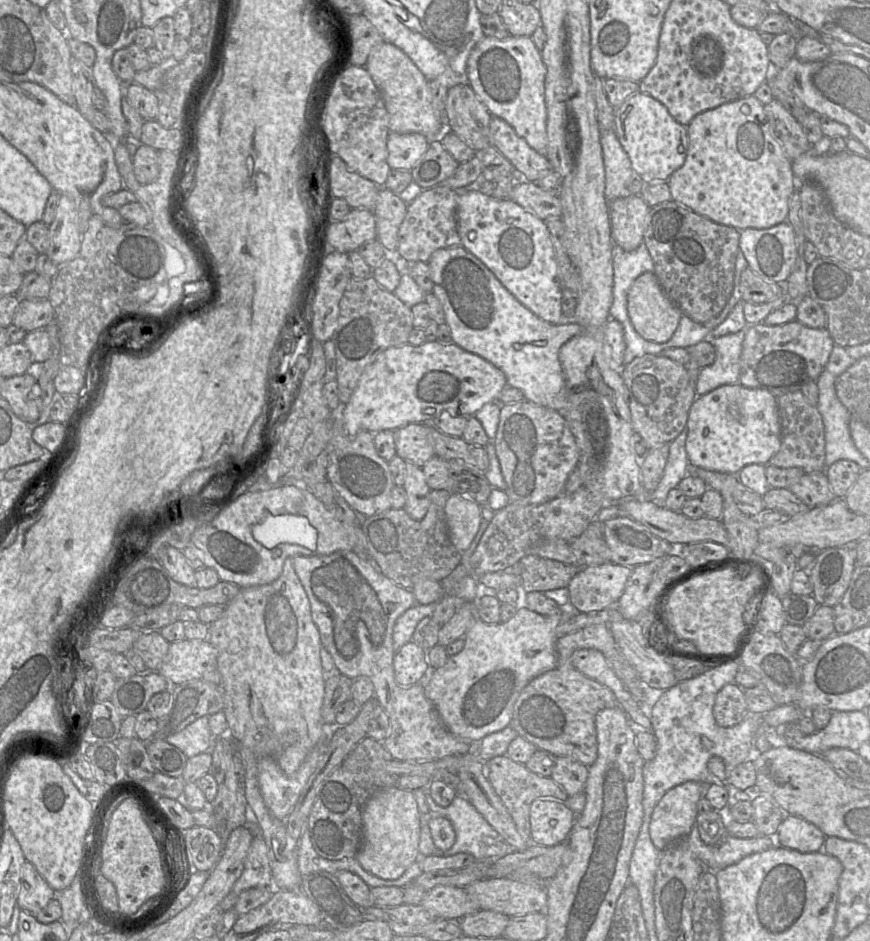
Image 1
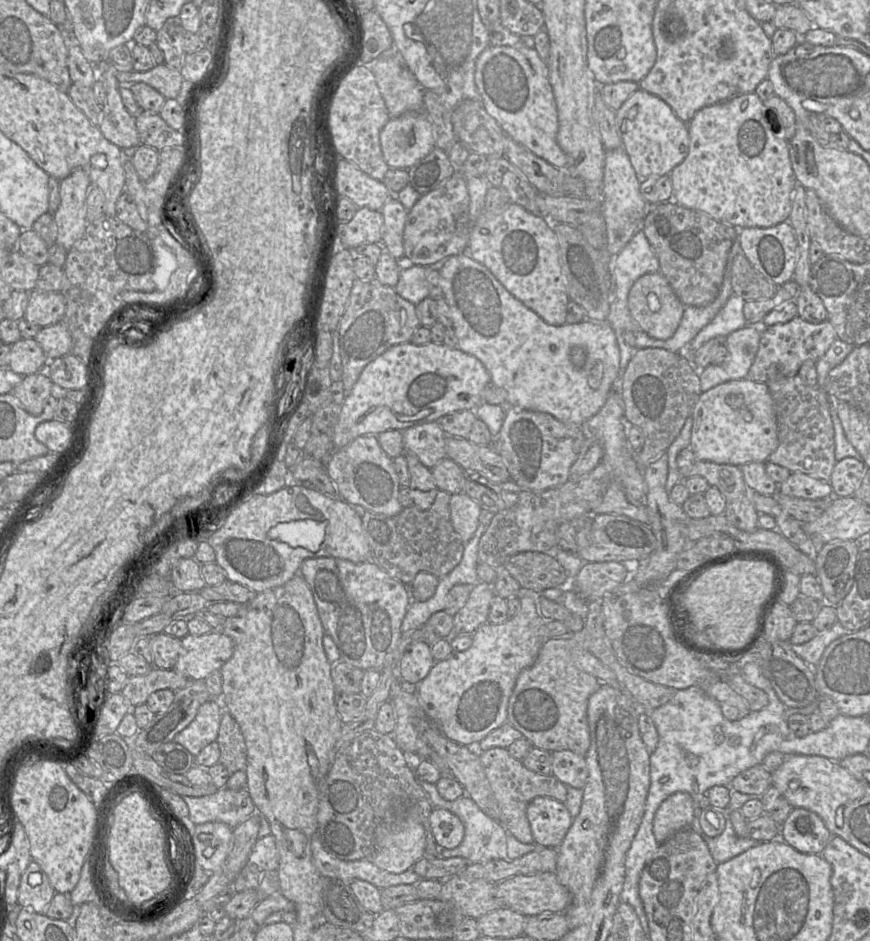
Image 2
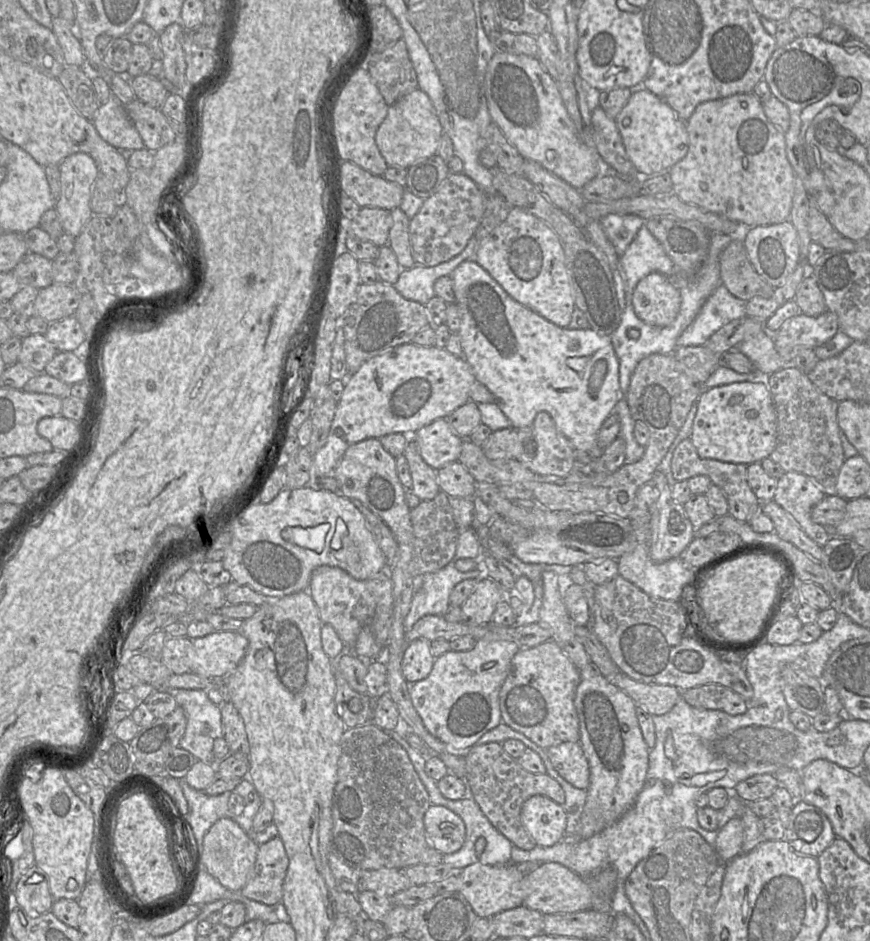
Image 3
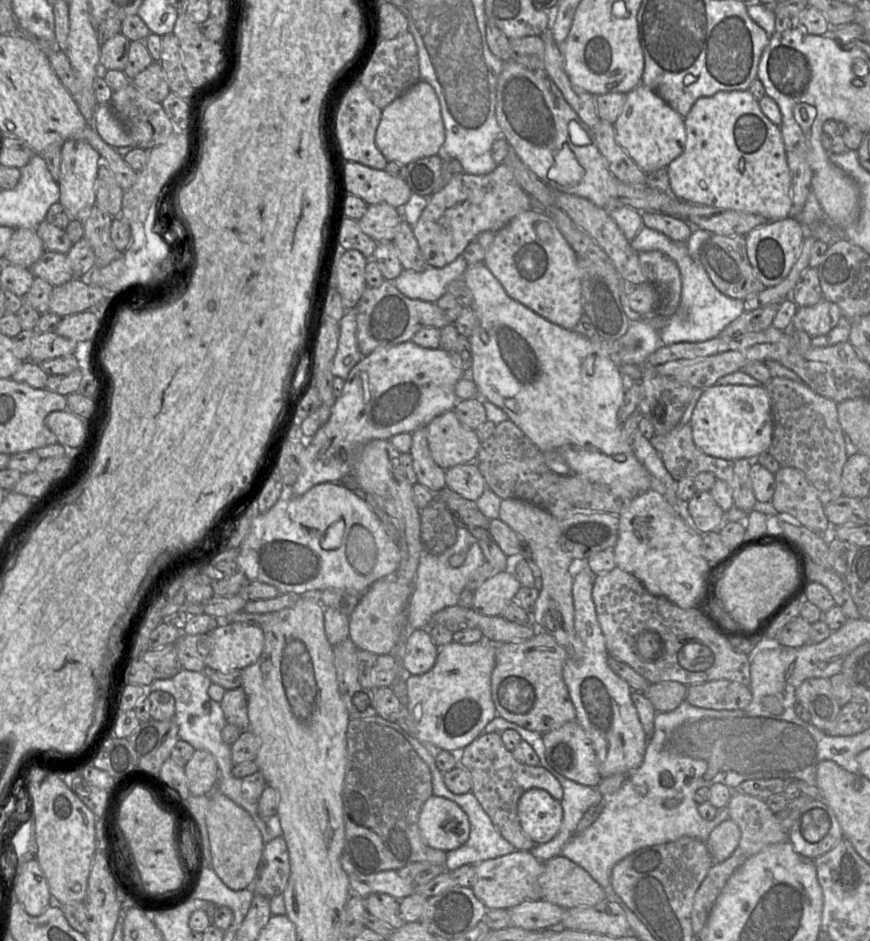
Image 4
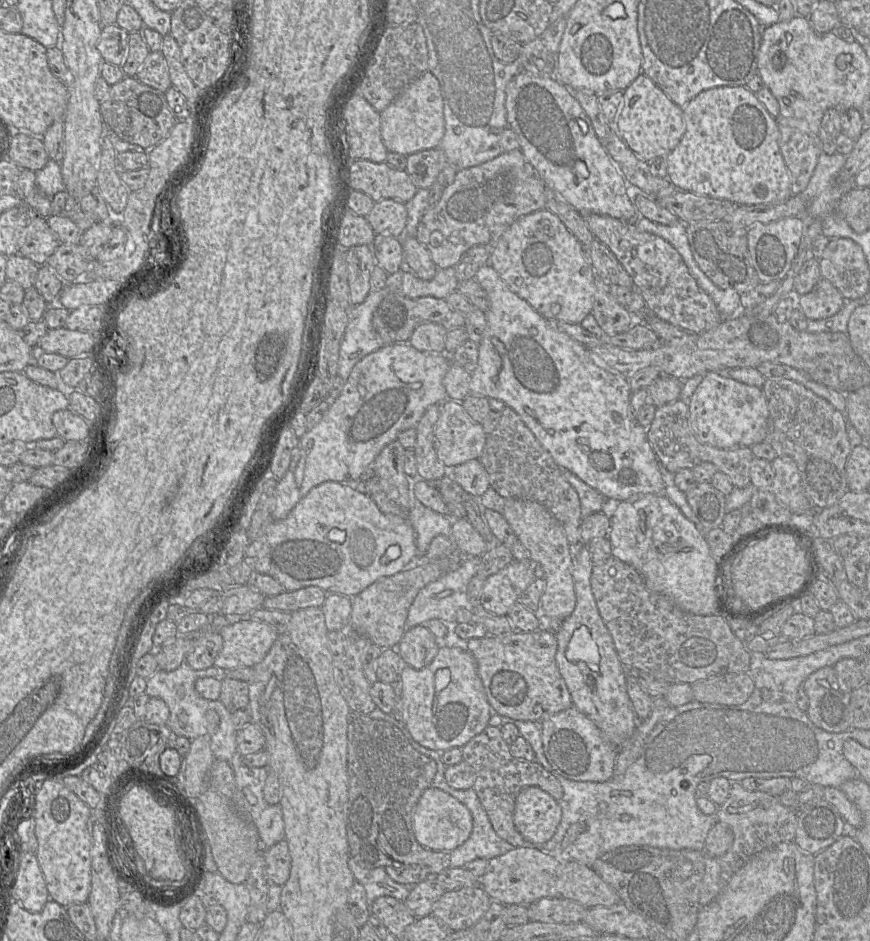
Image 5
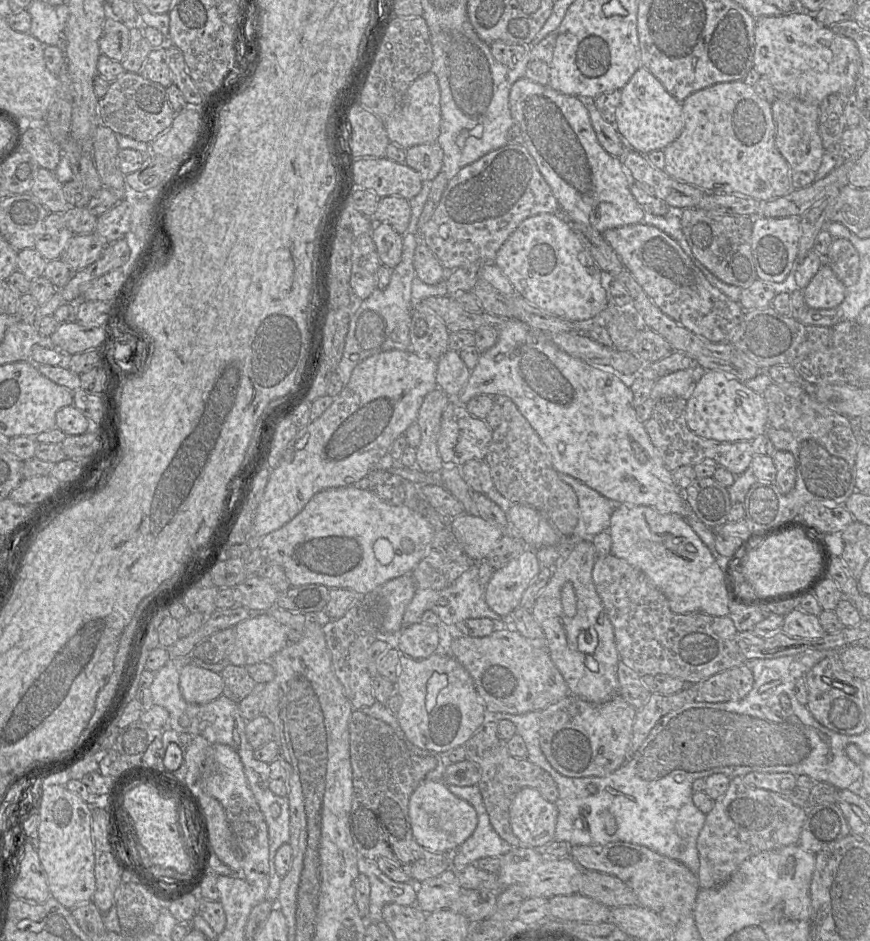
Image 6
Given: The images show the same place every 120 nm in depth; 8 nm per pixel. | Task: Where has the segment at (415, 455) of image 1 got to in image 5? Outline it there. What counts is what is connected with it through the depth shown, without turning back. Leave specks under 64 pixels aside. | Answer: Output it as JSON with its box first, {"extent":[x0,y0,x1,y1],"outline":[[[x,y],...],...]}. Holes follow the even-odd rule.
{"extent":[434,398,486,468],"outline":[[[447,398],[439,405],[439,416],[434,427],[434,448],[446,468],[478,459],[486,437],[482,424],[470,418],[461,402]]]}

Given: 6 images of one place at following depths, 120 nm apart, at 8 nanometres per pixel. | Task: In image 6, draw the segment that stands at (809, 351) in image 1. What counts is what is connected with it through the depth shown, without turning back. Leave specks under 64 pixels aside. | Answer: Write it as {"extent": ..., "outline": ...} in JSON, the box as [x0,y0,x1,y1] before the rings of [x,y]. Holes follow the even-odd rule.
{"extent":[802,263,846,309],"outline":[[[823,263],[802,292],[808,308],[832,309],[844,300],[846,287],[829,265]]]}

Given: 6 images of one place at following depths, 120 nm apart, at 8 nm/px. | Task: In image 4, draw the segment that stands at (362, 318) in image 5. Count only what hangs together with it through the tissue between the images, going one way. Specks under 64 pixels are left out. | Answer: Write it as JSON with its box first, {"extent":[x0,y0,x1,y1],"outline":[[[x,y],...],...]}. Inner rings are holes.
{"extent":[331,309,362,379],"outline":[[[347,309],[339,321],[339,339],[336,353],[331,362],[335,377],[345,379],[350,370],[362,359],[356,338],[355,309]]]}

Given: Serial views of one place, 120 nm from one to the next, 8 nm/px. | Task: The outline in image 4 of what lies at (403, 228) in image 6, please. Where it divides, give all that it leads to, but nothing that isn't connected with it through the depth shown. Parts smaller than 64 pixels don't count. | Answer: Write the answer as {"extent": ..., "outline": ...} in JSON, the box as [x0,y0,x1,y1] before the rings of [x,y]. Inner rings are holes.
{"extent":[358,203,403,242],"outline":[[[388,203],[369,204],[358,221],[364,233],[376,242],[393,241],[403,220],[401,209]]]}

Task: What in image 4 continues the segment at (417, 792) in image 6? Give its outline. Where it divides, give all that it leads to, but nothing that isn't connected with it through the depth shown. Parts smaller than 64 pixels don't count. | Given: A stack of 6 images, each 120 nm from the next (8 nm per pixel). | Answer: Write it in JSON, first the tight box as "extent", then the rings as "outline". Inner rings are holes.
{"extent":[419,795,470,852],"outline":[[[431,795],[419,816],[419,831],[424,842],[445,852],[463,845],[470,833],[467,814],[454,801]]]}

